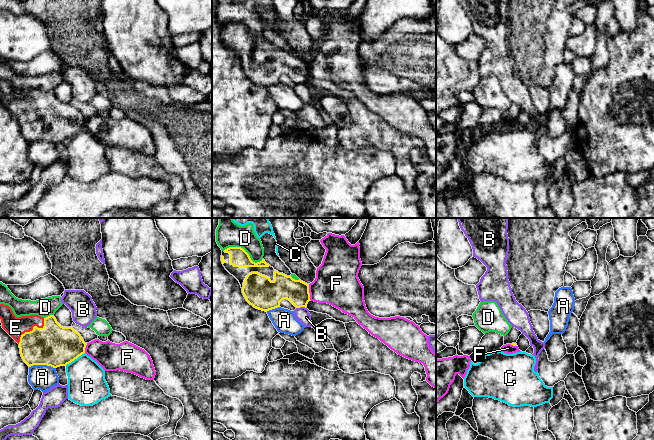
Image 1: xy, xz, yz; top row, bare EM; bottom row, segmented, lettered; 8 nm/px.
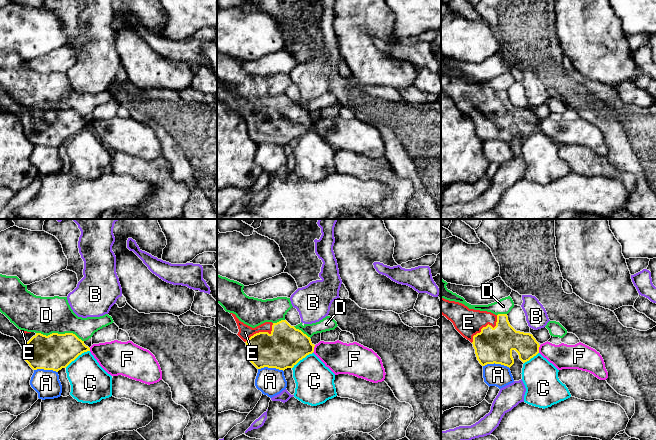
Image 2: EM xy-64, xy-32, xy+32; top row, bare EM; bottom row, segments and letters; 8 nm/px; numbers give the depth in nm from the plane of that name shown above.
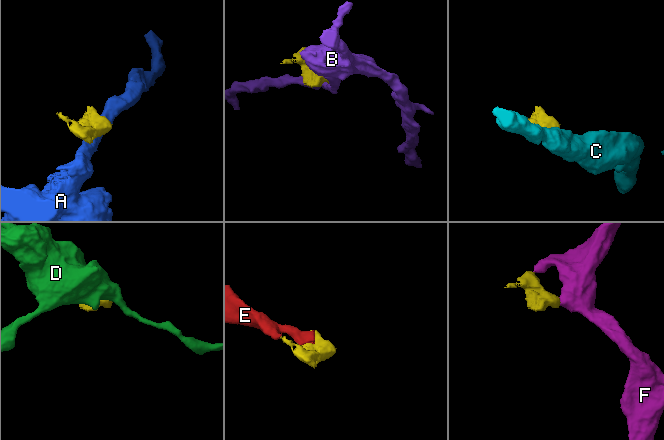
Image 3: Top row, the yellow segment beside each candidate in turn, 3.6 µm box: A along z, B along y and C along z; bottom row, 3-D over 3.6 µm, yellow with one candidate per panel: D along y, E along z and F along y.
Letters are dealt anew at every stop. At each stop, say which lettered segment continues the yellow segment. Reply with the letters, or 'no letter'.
E, F

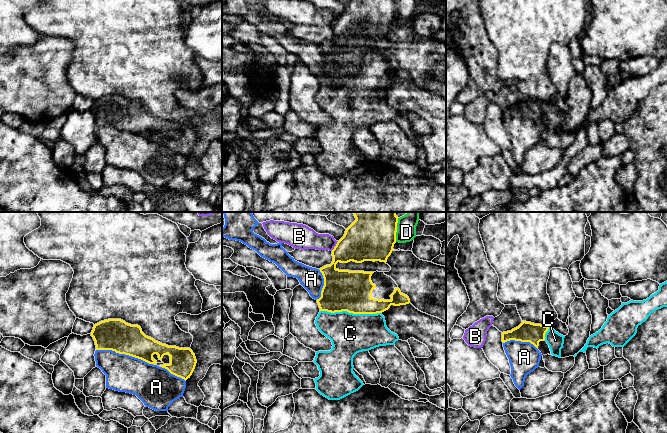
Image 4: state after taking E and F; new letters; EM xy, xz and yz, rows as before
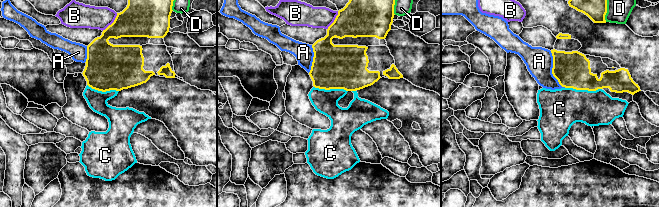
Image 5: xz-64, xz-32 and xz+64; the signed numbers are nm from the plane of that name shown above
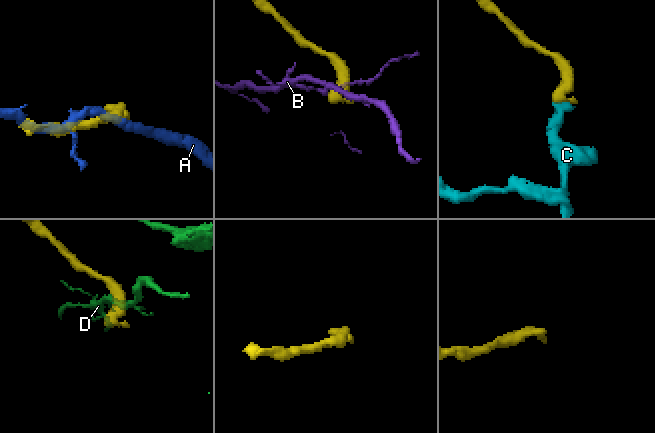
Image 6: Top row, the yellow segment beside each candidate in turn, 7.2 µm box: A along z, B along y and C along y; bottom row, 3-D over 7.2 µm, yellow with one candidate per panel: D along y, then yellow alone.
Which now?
C

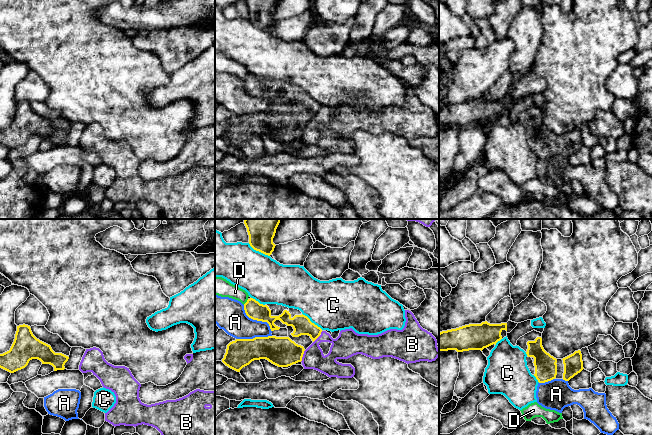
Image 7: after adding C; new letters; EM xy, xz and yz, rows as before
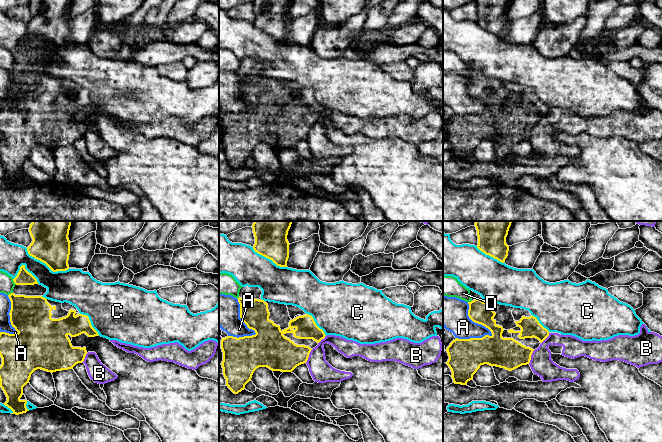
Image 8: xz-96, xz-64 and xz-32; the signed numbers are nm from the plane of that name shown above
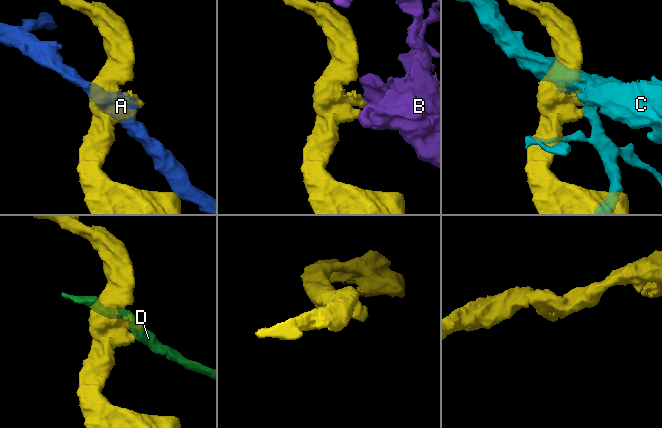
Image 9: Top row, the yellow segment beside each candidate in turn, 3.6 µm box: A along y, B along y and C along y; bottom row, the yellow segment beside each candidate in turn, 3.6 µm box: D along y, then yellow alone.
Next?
no letter

